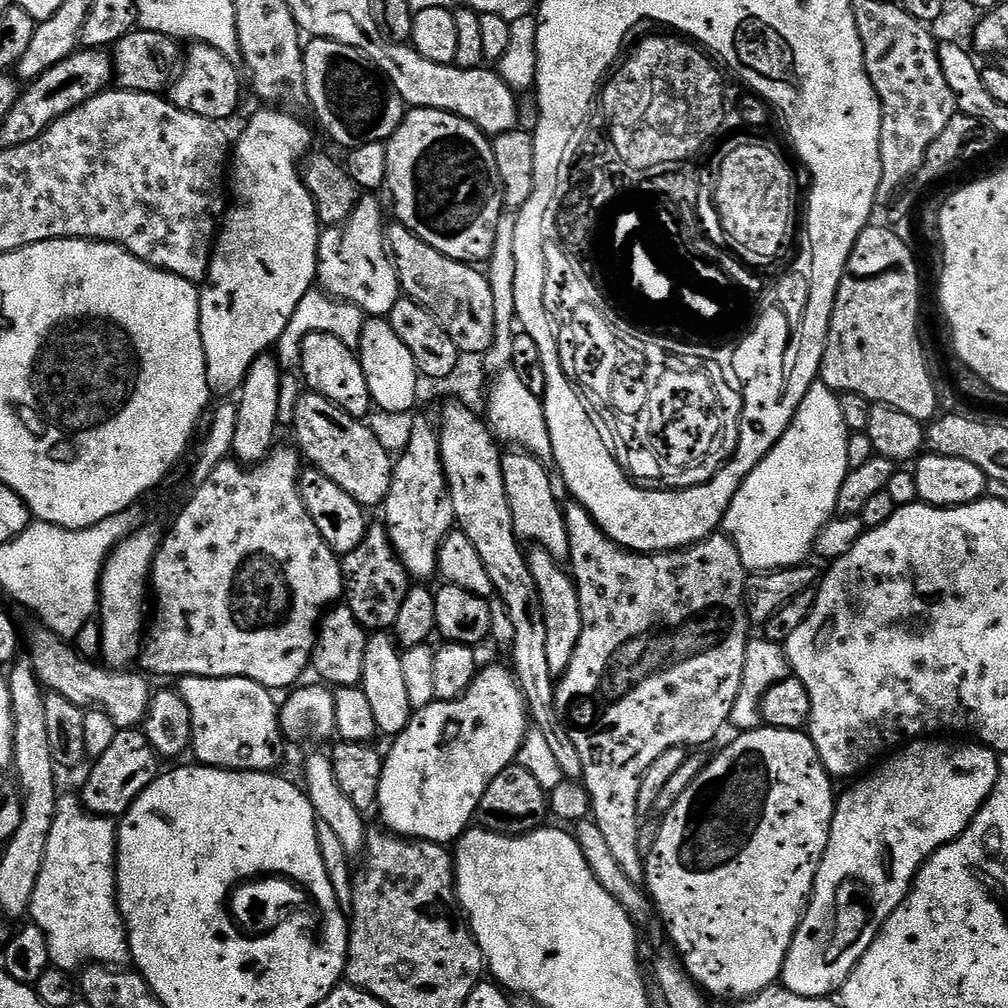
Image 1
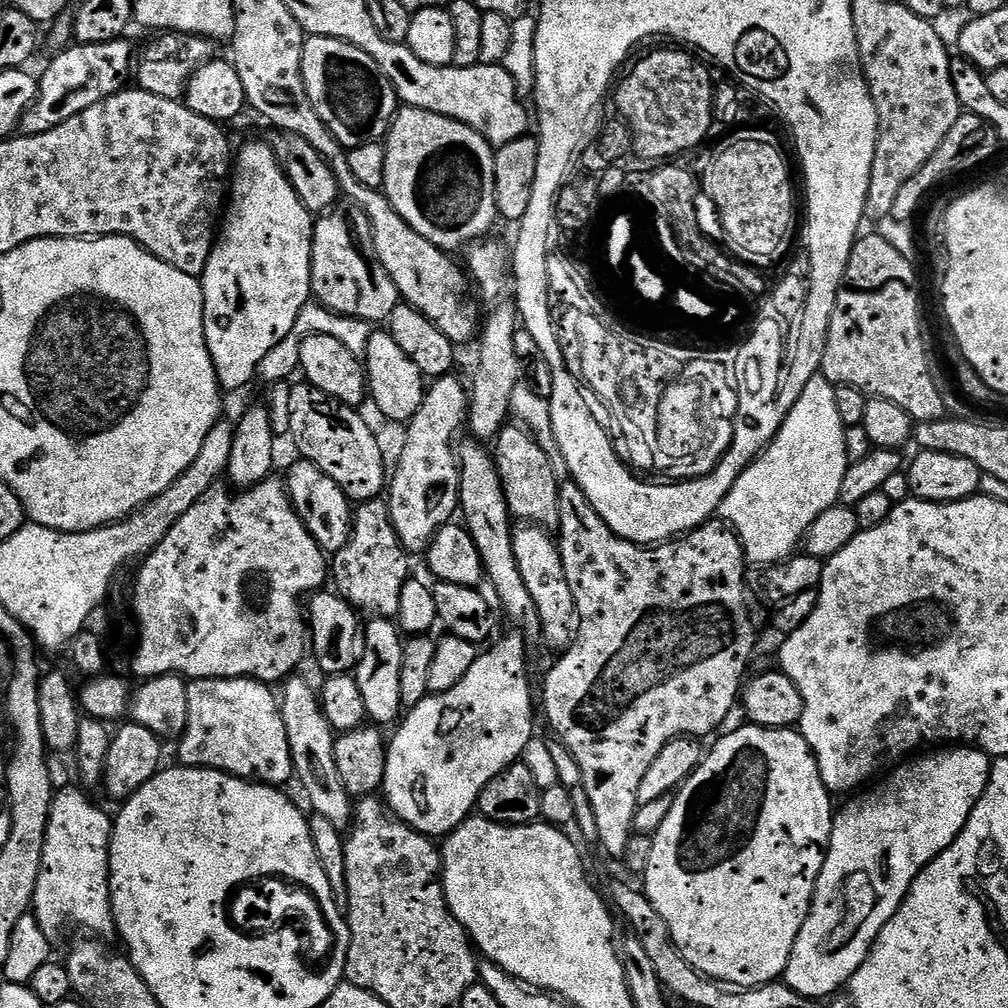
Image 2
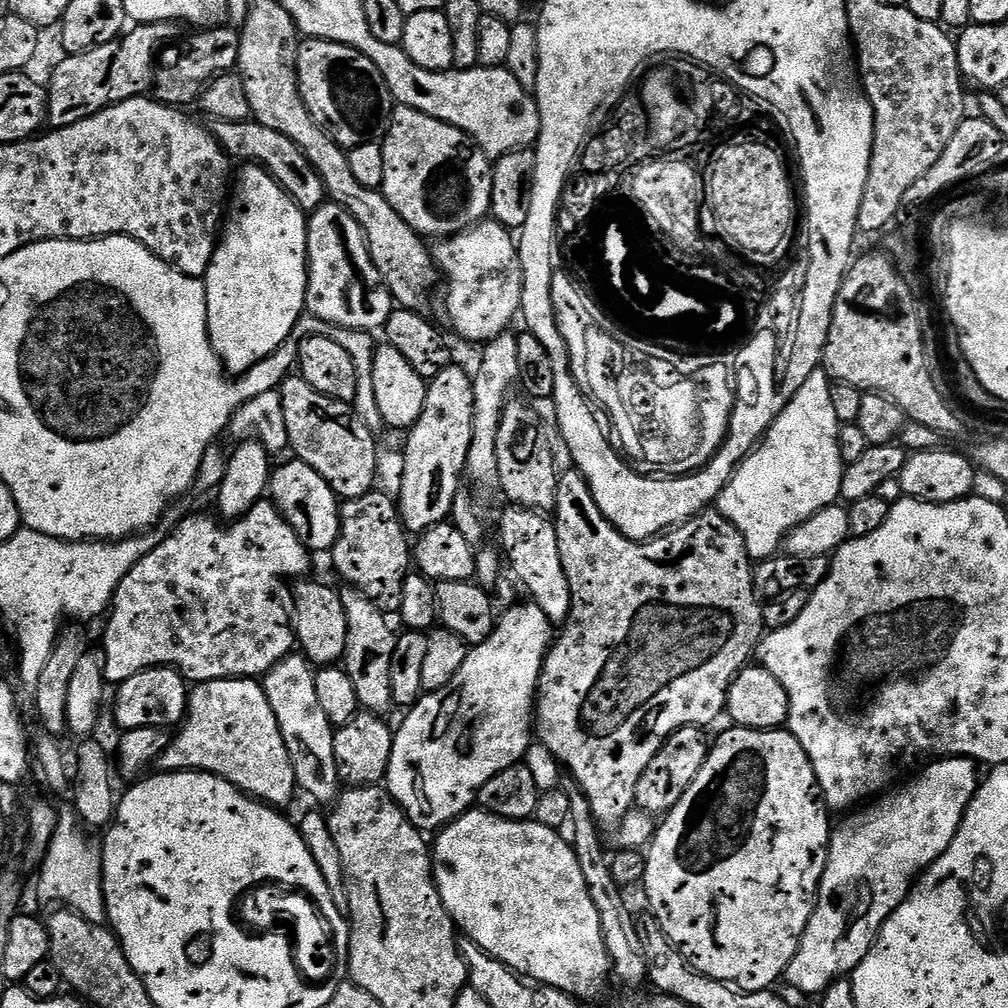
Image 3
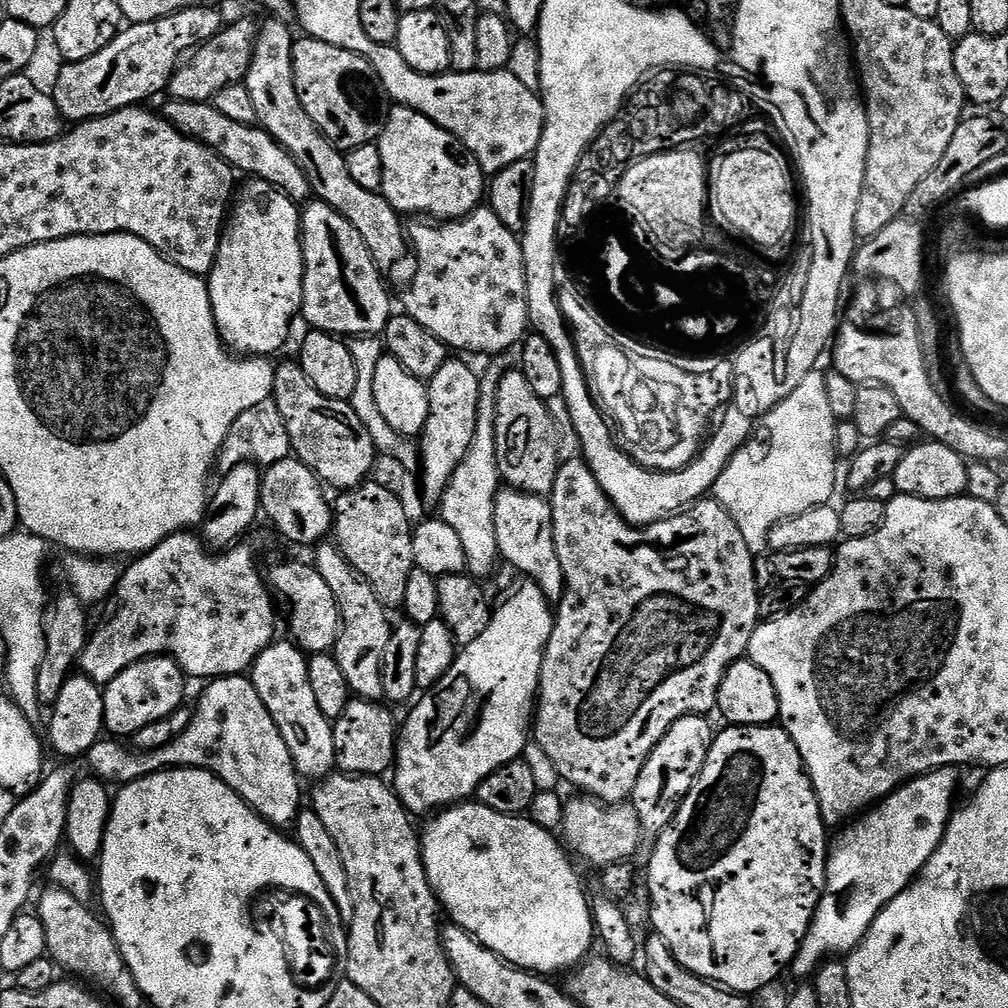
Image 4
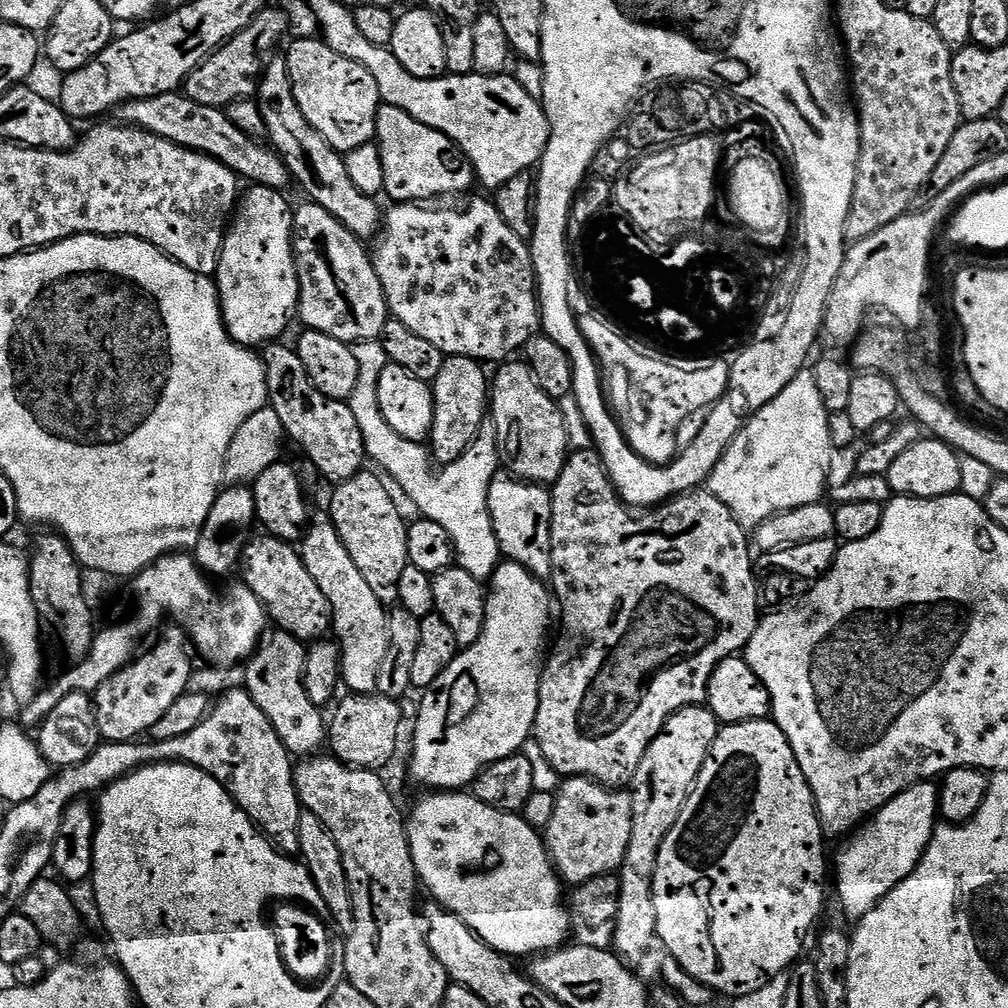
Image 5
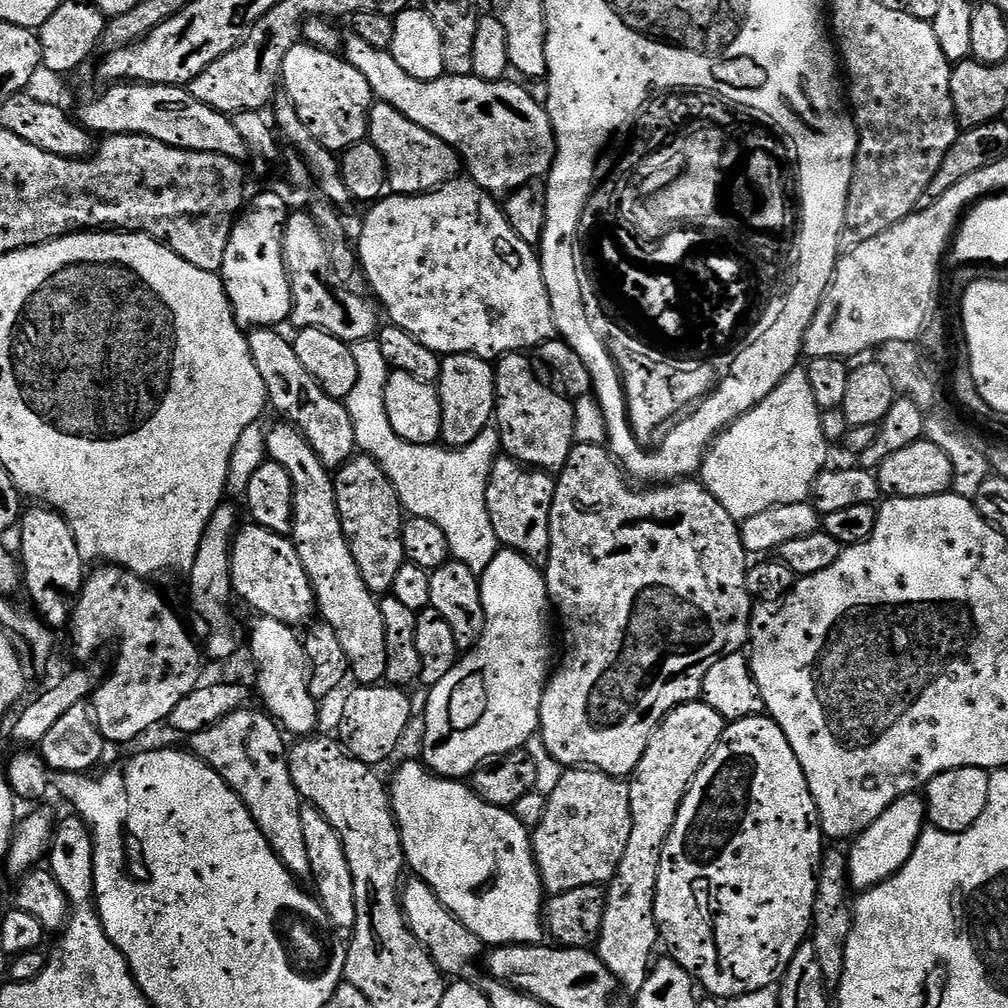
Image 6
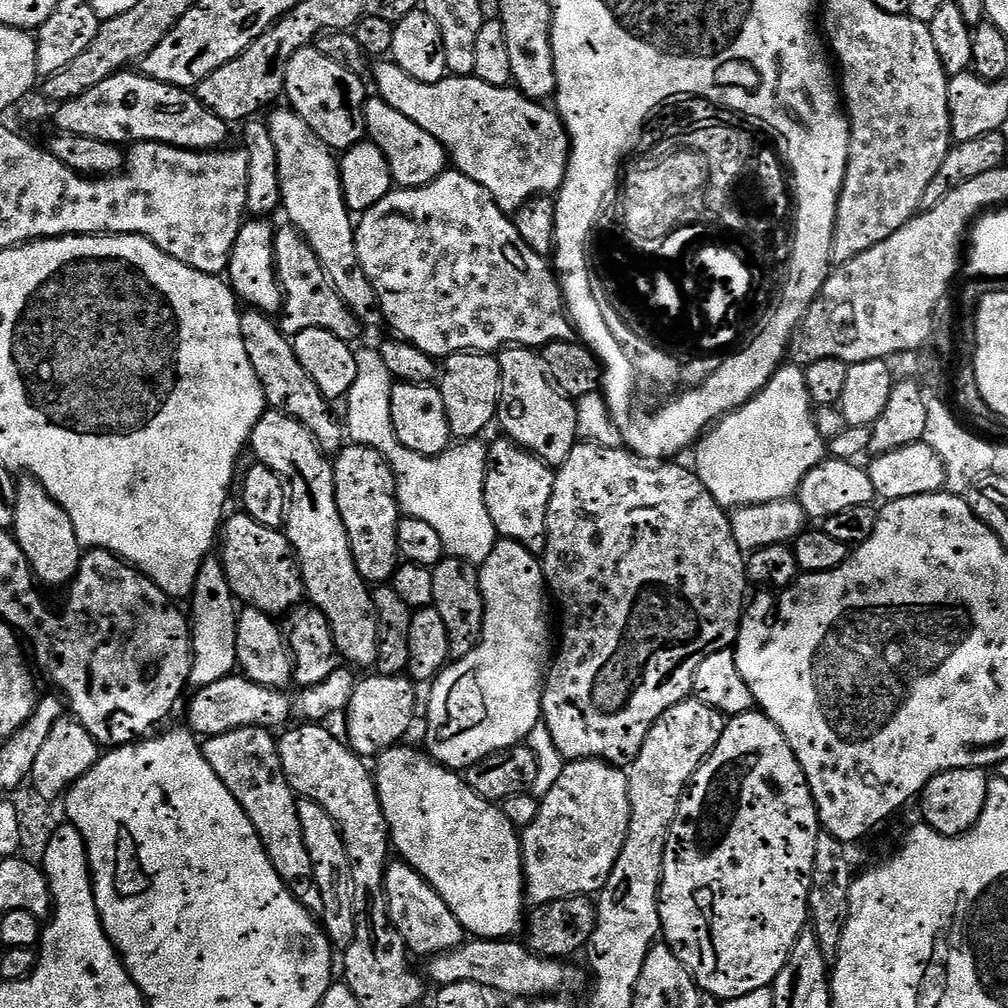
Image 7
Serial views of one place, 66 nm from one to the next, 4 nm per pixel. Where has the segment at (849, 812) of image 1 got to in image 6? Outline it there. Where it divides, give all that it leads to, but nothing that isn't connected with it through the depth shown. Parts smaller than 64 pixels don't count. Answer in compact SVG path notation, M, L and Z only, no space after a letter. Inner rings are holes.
M920 794L899 796L869 828L851 841L848 852L848 879L851 887L867 890L895 876L896 872L906 866L925 827L925 797Z

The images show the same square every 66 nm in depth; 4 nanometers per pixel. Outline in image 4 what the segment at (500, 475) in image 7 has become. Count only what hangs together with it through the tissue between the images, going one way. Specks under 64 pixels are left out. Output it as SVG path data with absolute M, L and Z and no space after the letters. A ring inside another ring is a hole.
M501 487L494 502L494 534L503 563L505 560L524 578L538 585L548 601L559 602L564 597L564 575L558 566L558 550L554 546L552 505L545 497Z

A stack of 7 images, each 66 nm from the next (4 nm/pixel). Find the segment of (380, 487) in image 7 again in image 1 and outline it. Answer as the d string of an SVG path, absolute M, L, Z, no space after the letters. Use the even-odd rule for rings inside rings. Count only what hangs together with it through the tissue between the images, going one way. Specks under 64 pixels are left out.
M369 523L366 536L356 549L340 561L344 579L343 603L366 630L380 634L395 629L402 601L410 587L410 577L394 550L383 523Z

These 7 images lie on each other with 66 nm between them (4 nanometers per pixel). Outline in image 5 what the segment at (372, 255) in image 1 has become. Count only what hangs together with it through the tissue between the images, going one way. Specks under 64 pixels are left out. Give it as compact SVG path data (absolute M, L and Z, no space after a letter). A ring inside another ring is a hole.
M304 202L305 204L295 209L292 217L292 231L294 233L292 238L292 250L296 254L296 273L298 274L298 282L300 283L300 307L298 309L299 323L304 323L305 329L313 332L321 332L322 334L330 334L330 338L338 338L343 344L357 344L363 340L379 340L382 334L382 326L386 326L386 322L390 319L388 311L388 303L384 297L382 290L382 282L378 278L376 268L372 264L372 256L366 249L365 241L356 237L353 232L346 230L346 226L342 226L342 222L338 222L338 218L334 218L334 214L330 214L330 210L326 210L321 204L314 204L311 202Z

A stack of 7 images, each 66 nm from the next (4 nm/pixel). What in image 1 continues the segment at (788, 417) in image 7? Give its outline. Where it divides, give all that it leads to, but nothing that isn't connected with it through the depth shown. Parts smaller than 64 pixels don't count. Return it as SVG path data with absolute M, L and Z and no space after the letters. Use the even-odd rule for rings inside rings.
M822 383L812 384L810 390L806 390L806 398L802 398L786 434L782 434L770 454L766 454L766 458L762 458L762 462L758 462L758 466L750 470L724 515L723 531L734 542L742 558L742 566L749 573L794 568L803 565L808 555L813 555L818 534L833 519L838 490L842 490L842 482L848 473L846 446L849 435L846 422L842 418L839 395Z

